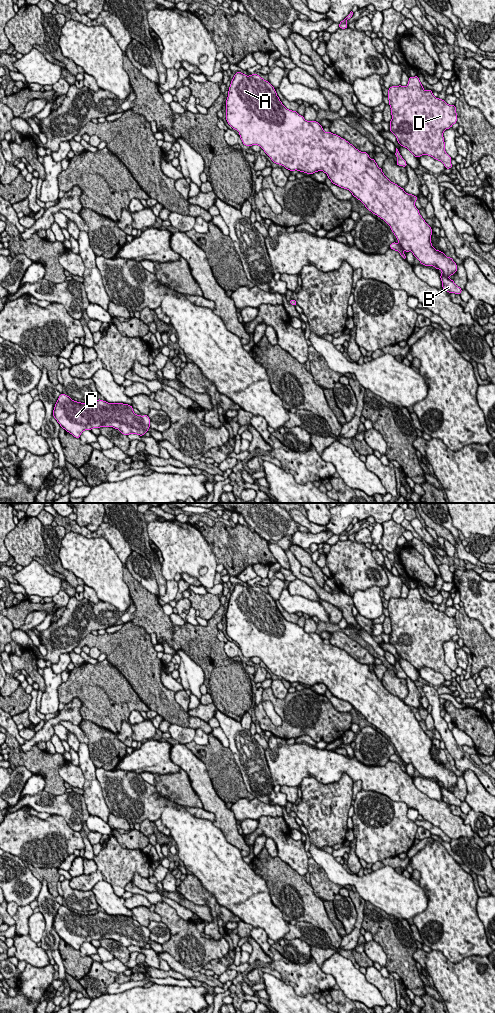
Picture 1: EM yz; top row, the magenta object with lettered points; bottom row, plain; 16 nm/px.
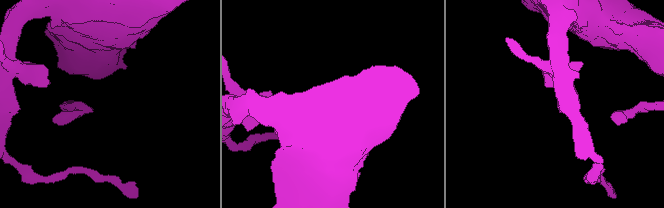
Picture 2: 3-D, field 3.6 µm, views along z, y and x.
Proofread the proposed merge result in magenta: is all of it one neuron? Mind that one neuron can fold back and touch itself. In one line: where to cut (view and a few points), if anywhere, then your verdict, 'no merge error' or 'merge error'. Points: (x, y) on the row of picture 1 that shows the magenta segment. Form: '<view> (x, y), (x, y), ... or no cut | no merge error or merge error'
no cut | no merge error

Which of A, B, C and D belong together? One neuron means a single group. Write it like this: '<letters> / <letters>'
A B C D

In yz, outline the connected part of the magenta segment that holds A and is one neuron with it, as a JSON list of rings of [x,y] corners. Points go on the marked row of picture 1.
[[[236,72],[228,91],[226,100],[226,120],[227,123],[239,132],[239,136],[245,146],[258,145],[271,158],[271,160],[279,165],[284,166],[290,171],[298,170],[312,175],[315,172],[323,171],[334,185],[349,190],[354,197],[360,200],[365,207],[373,214],[383,219],[391,228],[392,232],[398,240],[398,244],[393,242],[390,244],[392,250],[398,251],[406,260],[405,250],[413,252],[421,264],[425,266],[434,266],[440,269],[442,288],[448,293],[461,294],[462,289],[458,287],[452,279],[448,277],[457,272],[457,264],[451,257],[447,257],[440,250],[436,250],[431,243],[432,228],[425,222],[425,219],[416,208],[415,202],[417,196],[408,194],[403,188],[391,182],[379,168],[375,159],[370,159],[369,154],[361,152],[344,138],[331,132],[324,132],[323,127],[317,121],[306,121],[297,111],[287,109],[280,98],[277,96],[275,88],[266,80],[257,74],[247,76],[241,72]]]

